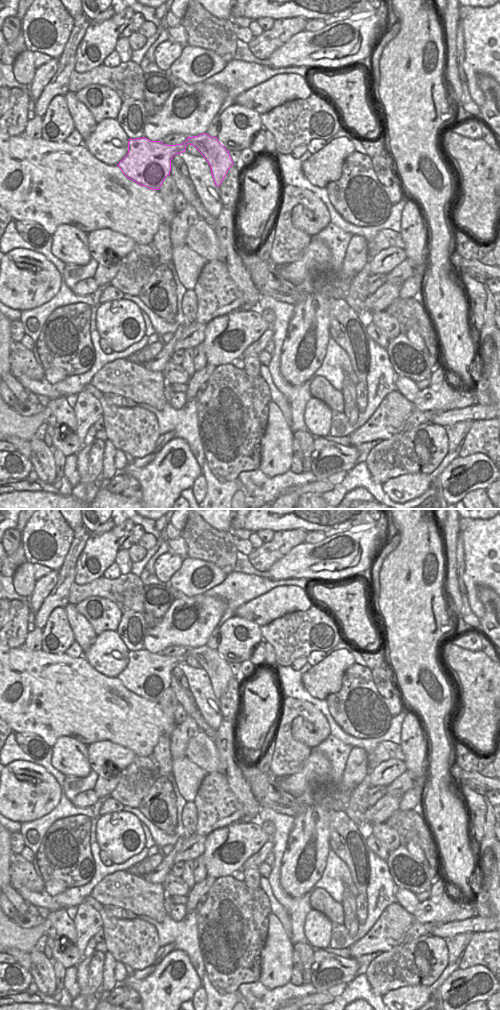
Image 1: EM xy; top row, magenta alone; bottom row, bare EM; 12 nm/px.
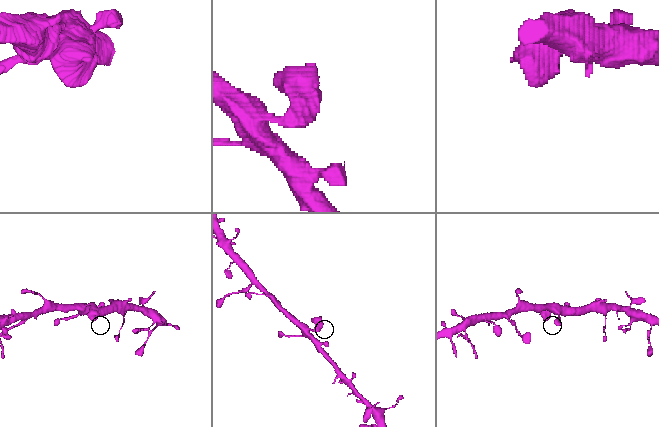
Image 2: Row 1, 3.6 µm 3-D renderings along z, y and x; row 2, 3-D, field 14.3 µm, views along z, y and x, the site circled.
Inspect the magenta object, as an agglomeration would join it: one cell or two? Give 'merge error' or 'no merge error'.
no merge error

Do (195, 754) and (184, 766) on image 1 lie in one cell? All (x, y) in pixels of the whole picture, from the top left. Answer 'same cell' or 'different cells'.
different cells

